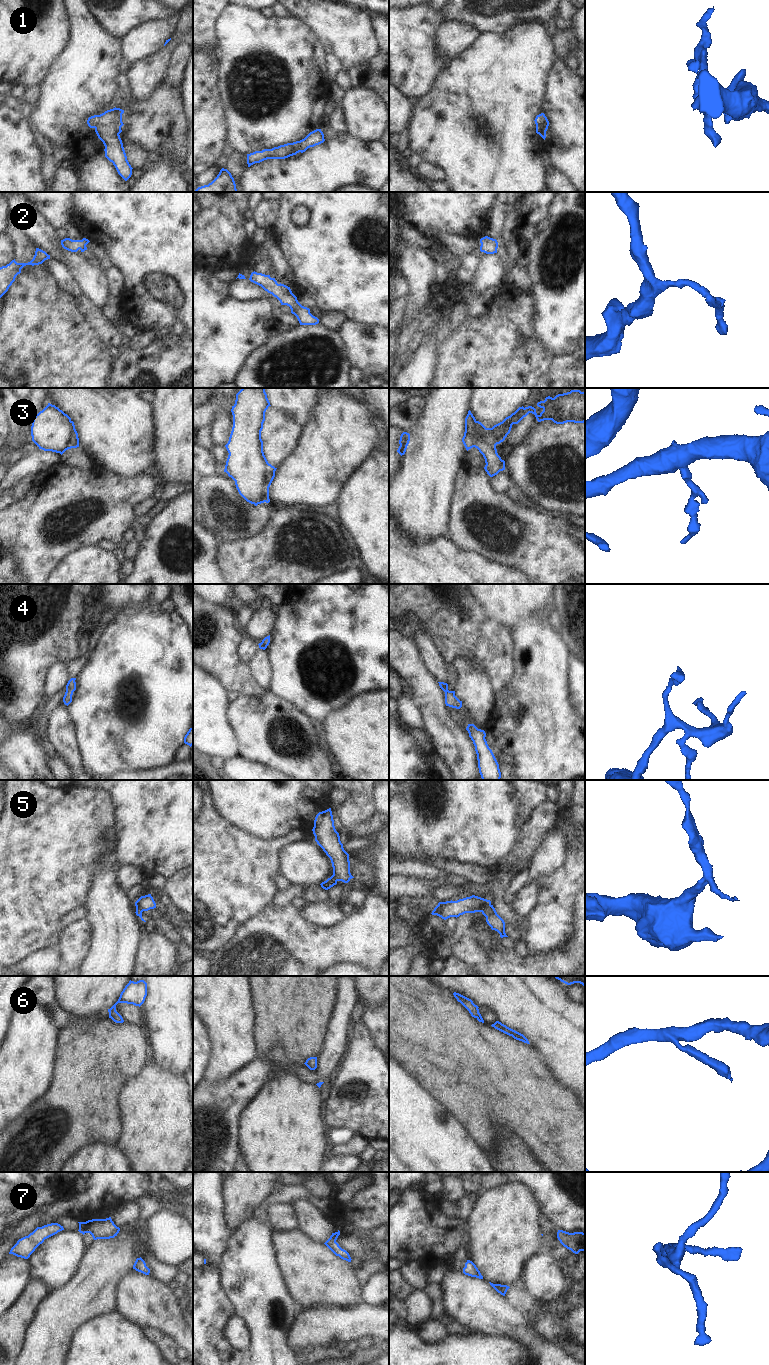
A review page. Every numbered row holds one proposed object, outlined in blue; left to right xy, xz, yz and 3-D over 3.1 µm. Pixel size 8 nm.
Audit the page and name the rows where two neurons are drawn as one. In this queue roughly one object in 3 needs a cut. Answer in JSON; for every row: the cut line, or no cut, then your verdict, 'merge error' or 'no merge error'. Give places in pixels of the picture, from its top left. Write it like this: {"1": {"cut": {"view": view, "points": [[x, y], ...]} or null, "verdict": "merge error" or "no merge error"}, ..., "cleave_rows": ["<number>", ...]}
{"1": {"cut": null, "verdict": "no merge error"}, "2": {"cut": null, "verdict": "no merge error"}, "3": {"cut": {"view": "yz", "points": [[476, 421], [472, 434], [476, 437], [483, 436], [495, 445]]}, "verdict": "merge error"}, "4": {"cut": null, "verdict": "no merge error"}, "5": {"cut": {"view": "yz", "points": [[490, 904], [481, 911]]}, "verdict": "merge error"}, "6": {"cut": null, "verdict": "no merge error"}, "7": {"cut": null, "verdict": "no merge error"}, "cleave_rows": ["3", "5"]}

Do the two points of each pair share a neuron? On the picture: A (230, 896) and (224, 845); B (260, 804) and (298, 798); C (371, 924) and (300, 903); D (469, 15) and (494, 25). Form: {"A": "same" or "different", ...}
{"A": "same", "B": "same", "C": "different", "D": "same"}

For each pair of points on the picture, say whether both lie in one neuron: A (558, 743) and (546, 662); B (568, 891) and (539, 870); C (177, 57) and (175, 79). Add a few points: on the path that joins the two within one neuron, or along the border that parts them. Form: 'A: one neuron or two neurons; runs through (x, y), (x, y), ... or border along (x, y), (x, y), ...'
A: one neuron; runs through (546, 723), (546, 682)
B: two neurons; border along (564, 859), (559, 866), (534, 882)
C: one neuron; runs through (177, 62), (175, 74)

